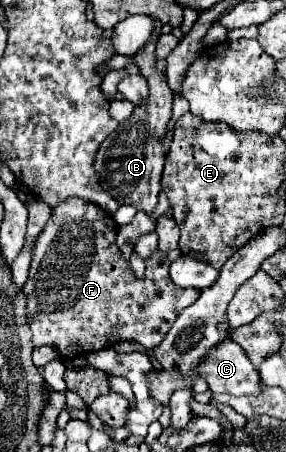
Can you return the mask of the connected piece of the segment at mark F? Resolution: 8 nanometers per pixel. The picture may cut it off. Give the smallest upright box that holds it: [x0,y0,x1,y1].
[22,198,198,360]

